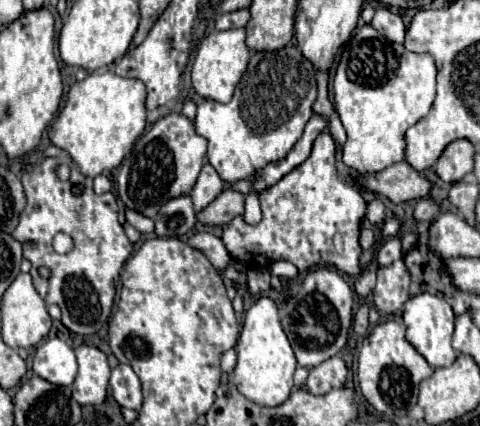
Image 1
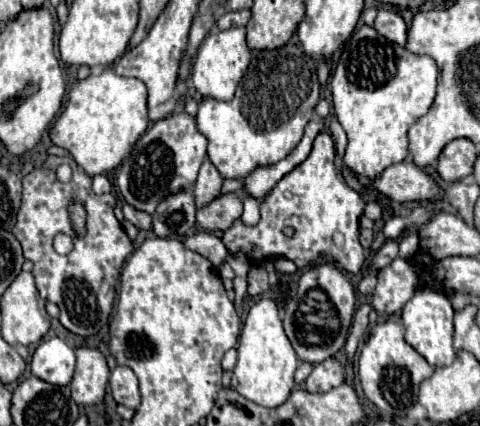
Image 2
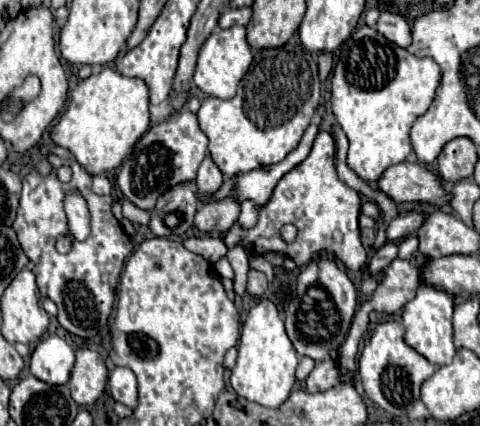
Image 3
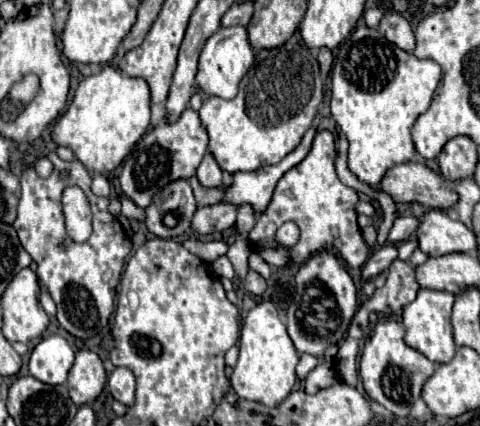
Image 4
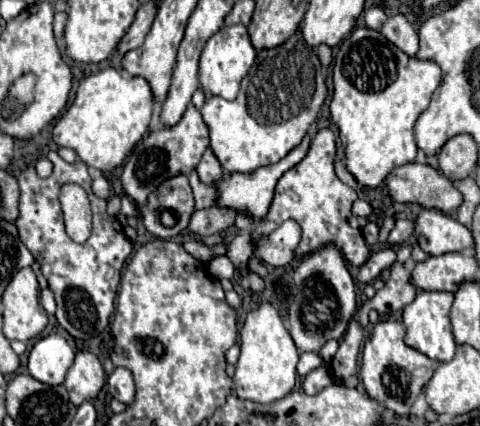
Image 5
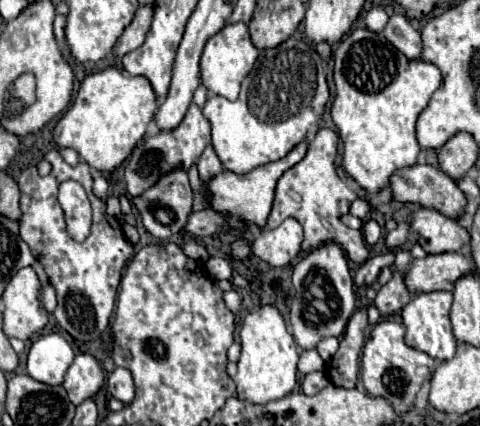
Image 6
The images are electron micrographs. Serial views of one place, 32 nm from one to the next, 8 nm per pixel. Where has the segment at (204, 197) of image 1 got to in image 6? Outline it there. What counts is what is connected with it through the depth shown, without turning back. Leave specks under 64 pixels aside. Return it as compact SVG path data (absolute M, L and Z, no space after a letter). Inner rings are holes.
M208 146L204 152L202 152L202 158L198 162L198 172L200 172L200 178L204 182L208 182L210 178L214 178L216 174L222 172L222 164L216 156L216 152L212 150L212 146Z

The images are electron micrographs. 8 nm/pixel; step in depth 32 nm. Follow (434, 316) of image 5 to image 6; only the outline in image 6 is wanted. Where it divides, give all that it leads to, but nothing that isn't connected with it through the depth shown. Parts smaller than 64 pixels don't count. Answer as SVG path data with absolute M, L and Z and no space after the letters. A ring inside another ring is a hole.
M422 292L412 298L402 310L404 326L406 326L406 344L426 352L430 358L436 360L450 360L456 352L456 338L452 334L450 324L450 306L452 306L452 292Z

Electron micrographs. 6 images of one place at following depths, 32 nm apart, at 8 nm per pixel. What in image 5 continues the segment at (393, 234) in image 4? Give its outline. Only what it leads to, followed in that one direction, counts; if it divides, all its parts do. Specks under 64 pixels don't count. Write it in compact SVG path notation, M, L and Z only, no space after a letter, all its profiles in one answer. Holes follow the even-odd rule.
M396 220L390 236L388 236L388 244L390 246L396 246L396 244L402 244L406 242L414 232L414 220Z

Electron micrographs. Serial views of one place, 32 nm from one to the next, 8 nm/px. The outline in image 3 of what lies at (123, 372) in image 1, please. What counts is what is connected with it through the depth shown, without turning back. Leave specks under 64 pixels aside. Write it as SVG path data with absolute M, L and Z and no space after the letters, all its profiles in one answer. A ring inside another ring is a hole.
M116 368L110 374L108 384L110 384L112 398L116 402L126 404L128 408L138 406L138 382L136 382L136 376L130 368Z

